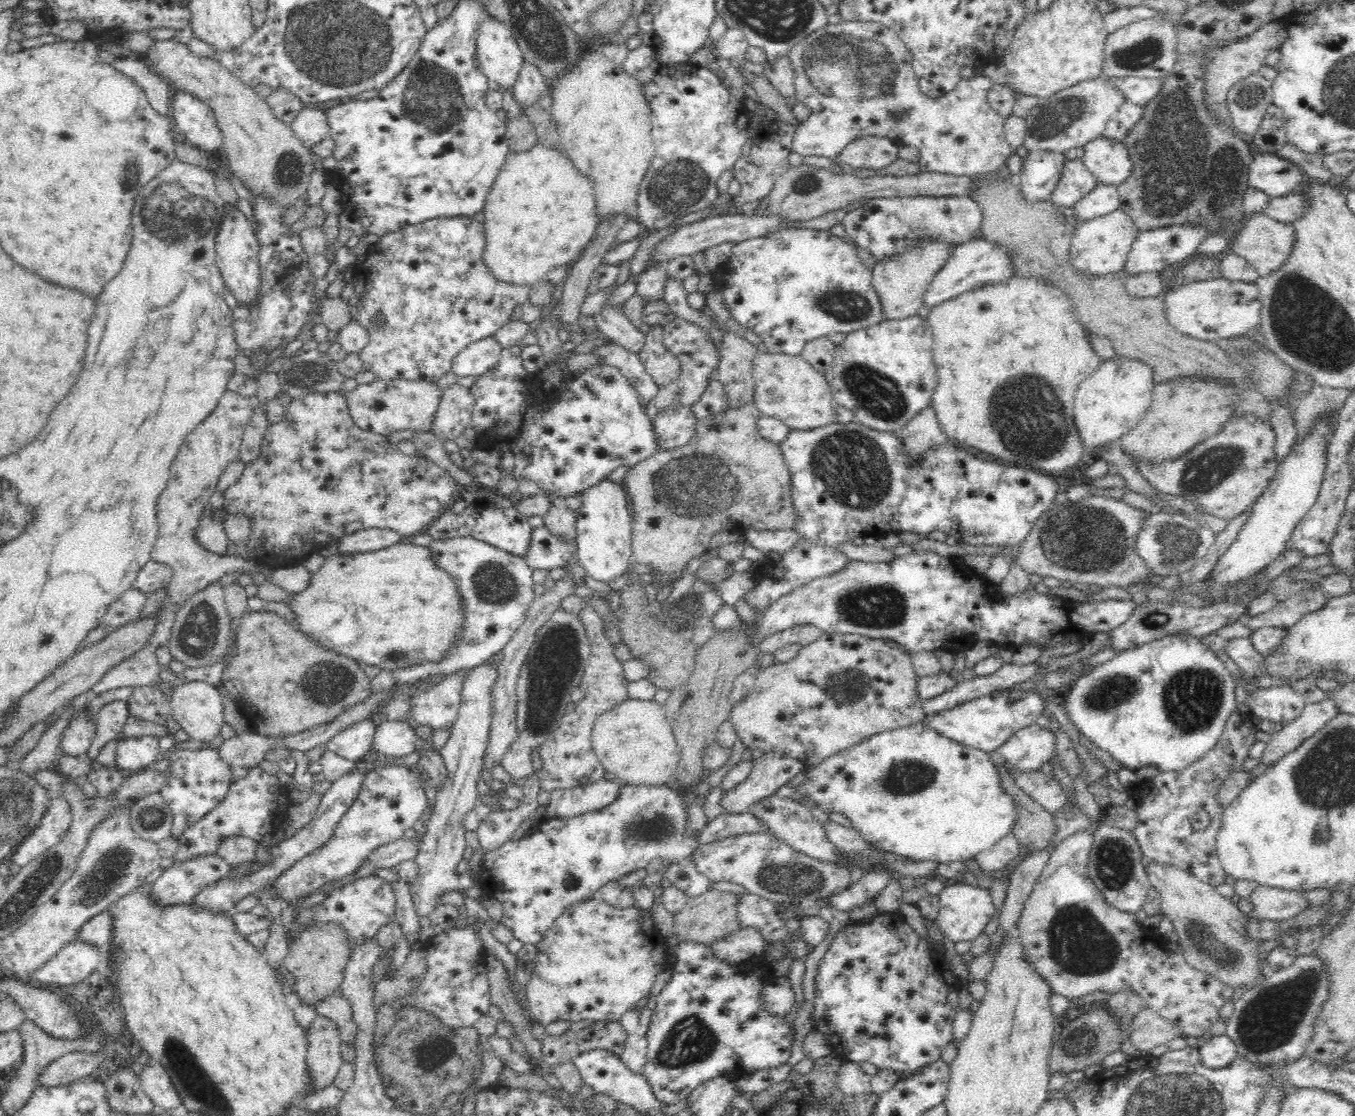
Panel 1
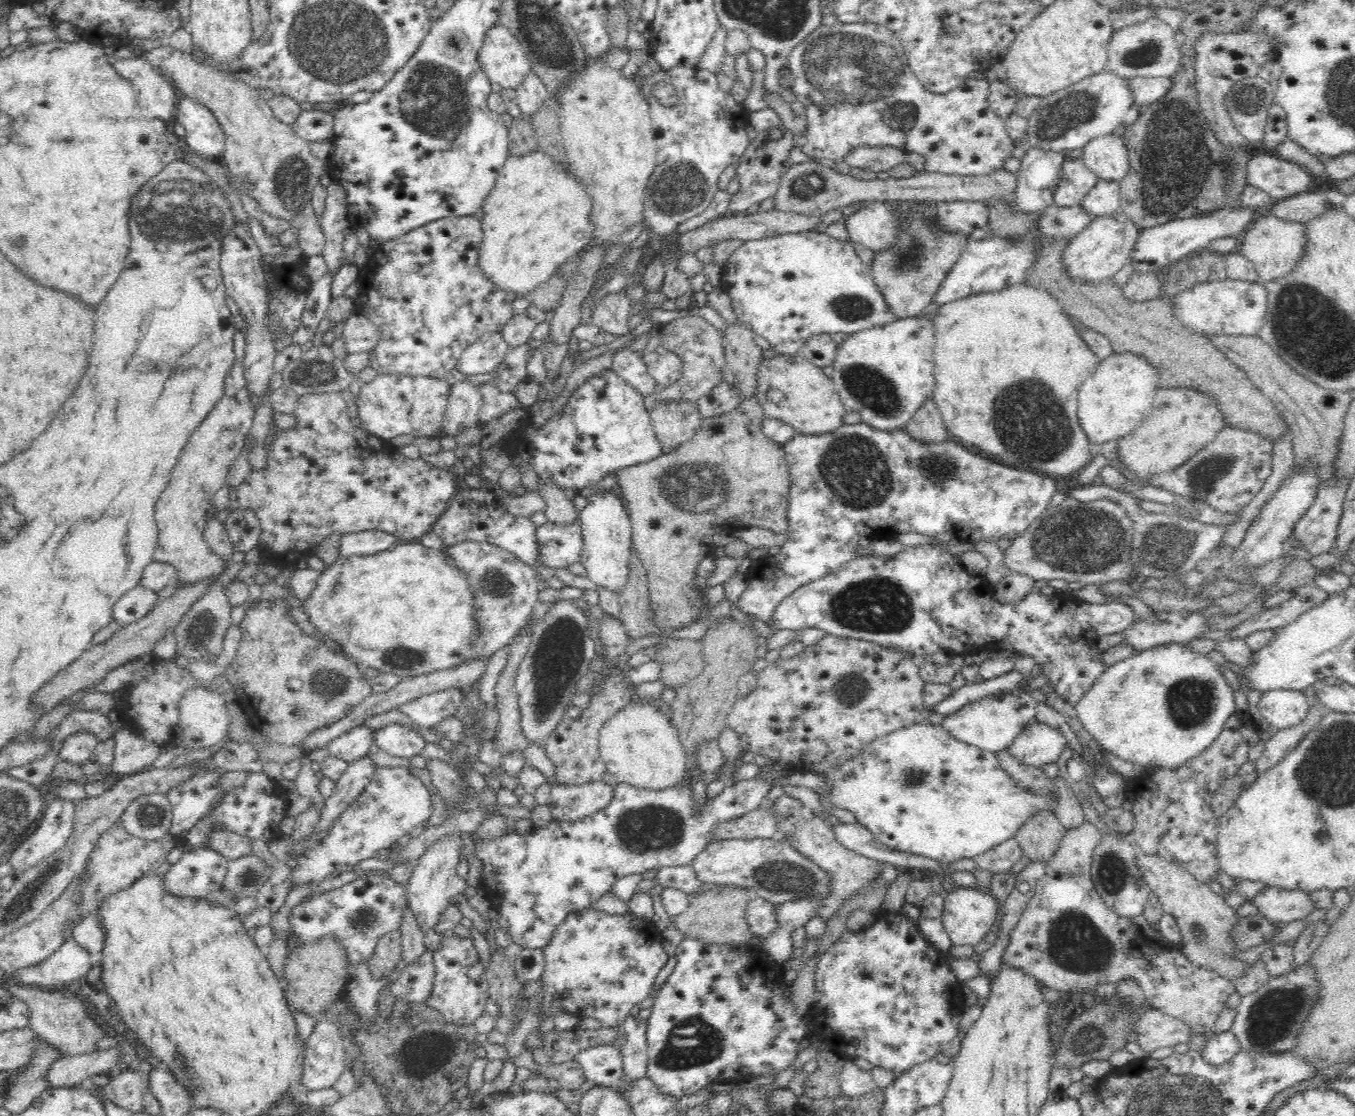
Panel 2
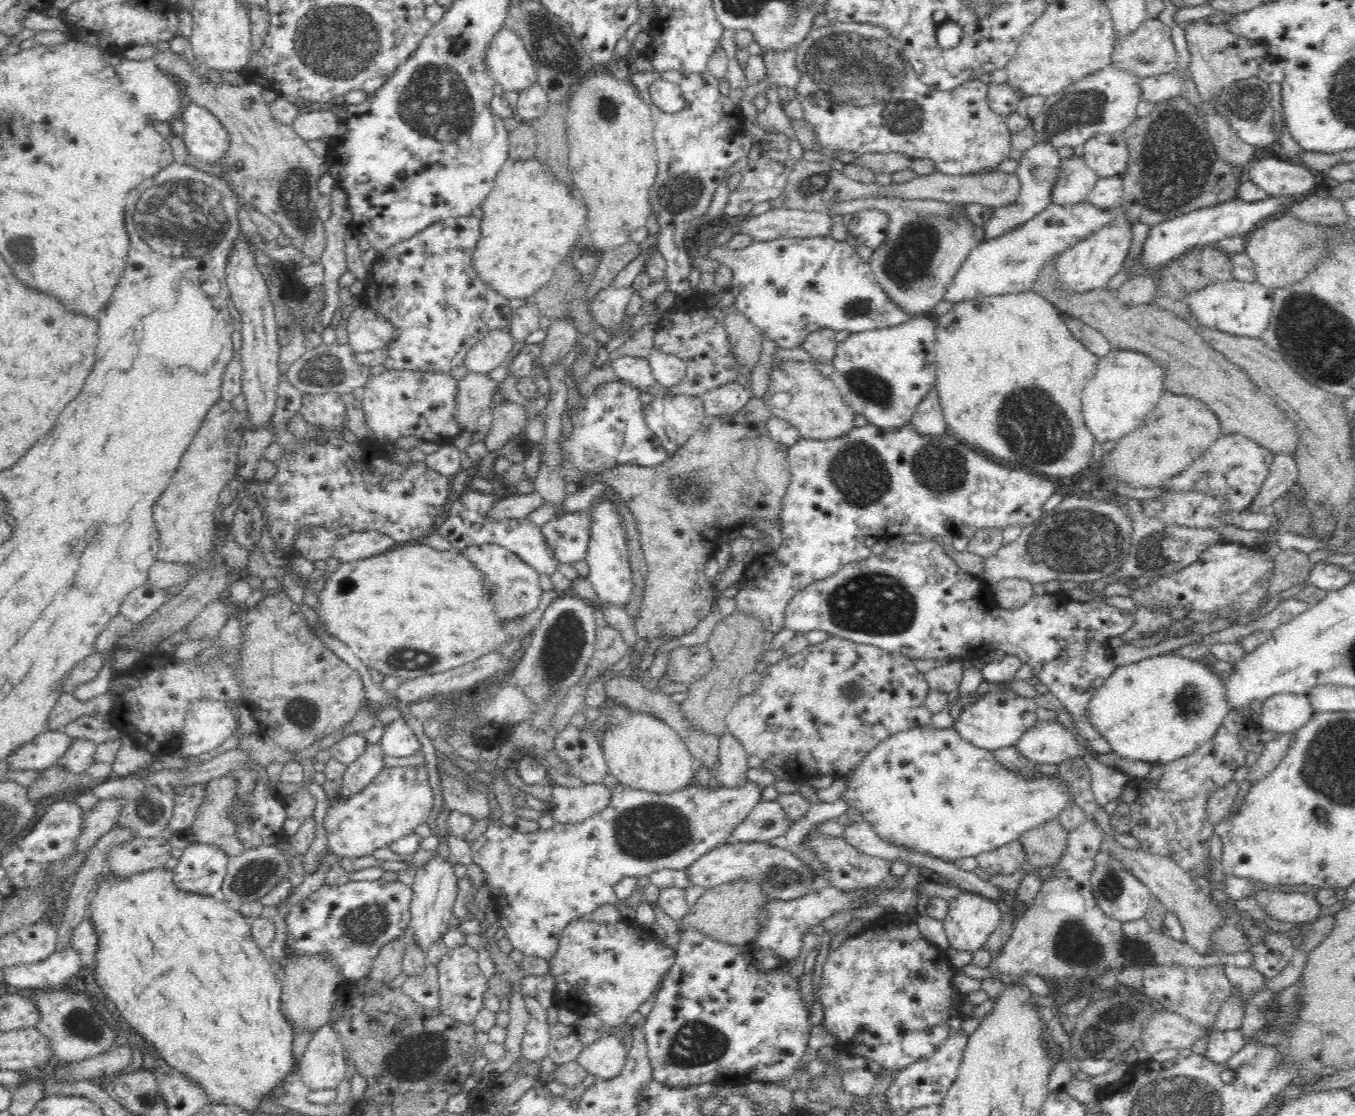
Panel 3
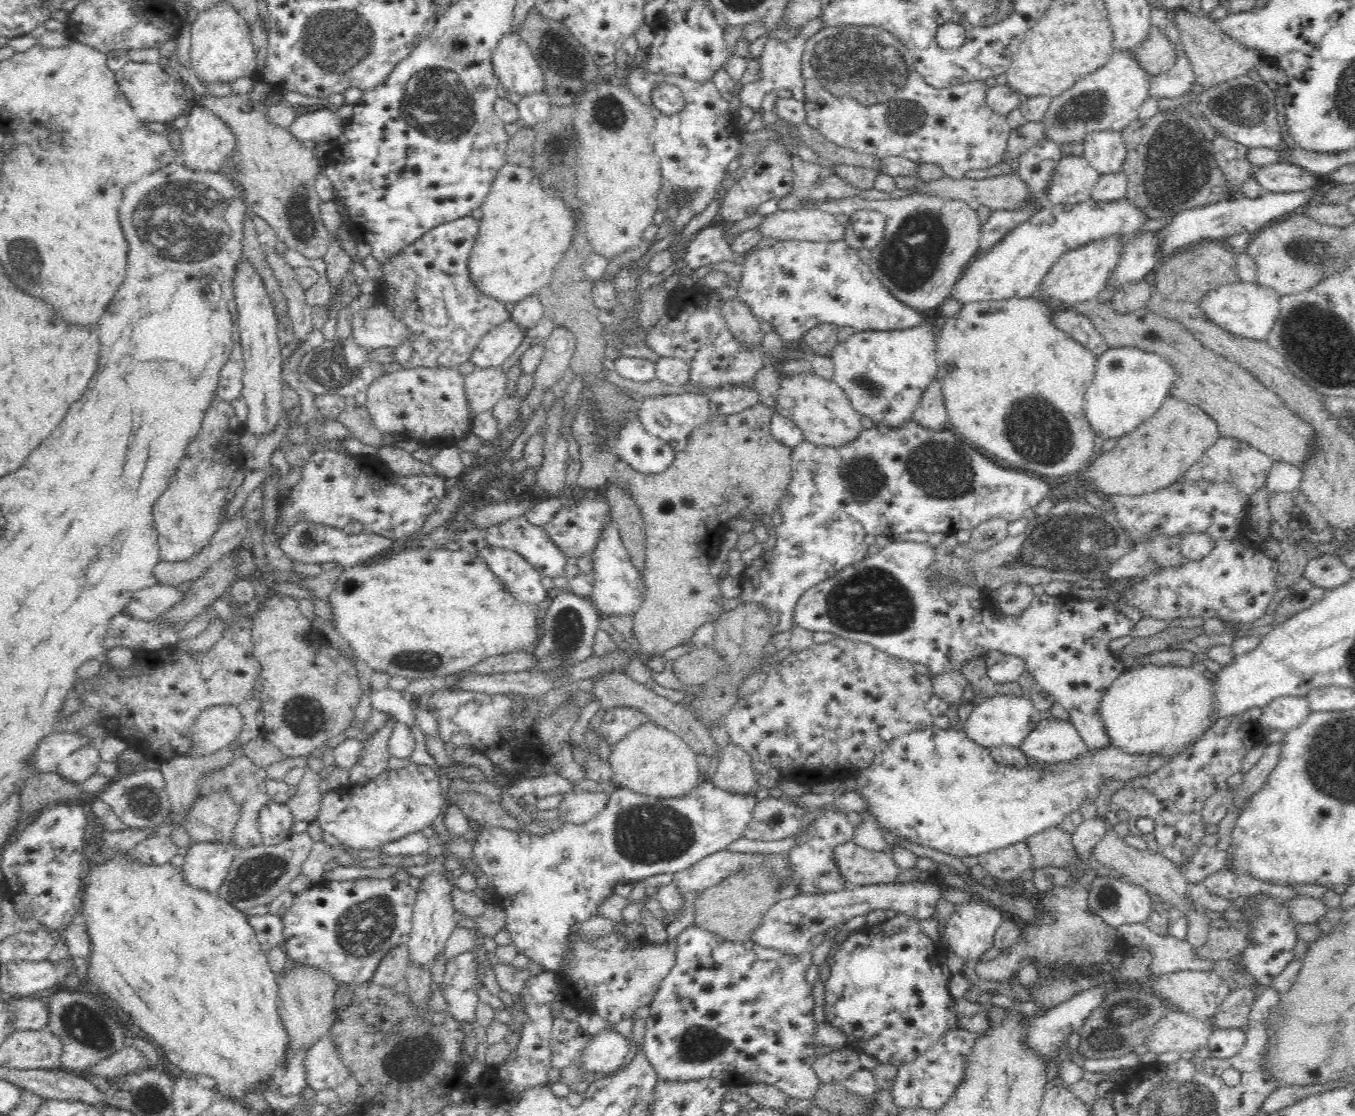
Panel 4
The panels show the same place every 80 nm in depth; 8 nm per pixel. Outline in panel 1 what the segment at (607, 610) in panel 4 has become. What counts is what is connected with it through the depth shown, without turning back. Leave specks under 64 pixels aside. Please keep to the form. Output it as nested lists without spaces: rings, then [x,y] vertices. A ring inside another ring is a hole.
[[[604,478],[596,486],[592,486],[582,493],[581,506],[575,512],[577,528],[577,562],[584,567],[587,576],[600,582],[612,582],[628,573],[628,565],[632,563],[630,502],[622,483],[614,483]]]

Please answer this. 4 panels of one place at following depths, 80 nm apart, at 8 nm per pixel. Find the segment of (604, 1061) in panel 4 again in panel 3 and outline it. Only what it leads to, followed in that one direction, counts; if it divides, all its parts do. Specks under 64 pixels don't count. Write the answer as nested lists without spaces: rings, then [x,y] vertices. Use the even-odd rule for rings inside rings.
[[[608,1034],[585,1046],[576,1061],[597,1080],[610,1080],[621,1073],[626,1054],[626,1046],[624,1047],[622,1039]]]

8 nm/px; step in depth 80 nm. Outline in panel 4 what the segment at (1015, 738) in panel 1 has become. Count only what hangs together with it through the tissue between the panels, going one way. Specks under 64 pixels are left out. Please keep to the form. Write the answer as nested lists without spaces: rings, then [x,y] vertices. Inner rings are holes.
[[[1054,716],[1041,719],[1019,747],[1027,757],[1046,763],[1068,762],[1089,751],[1071,722]]]

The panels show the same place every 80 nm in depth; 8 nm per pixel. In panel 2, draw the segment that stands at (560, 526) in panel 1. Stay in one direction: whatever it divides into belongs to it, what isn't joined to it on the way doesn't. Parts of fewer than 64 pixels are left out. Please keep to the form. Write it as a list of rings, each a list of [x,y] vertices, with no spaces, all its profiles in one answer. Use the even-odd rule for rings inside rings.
[[[540,479],[537,492],[545,500],[545,514],[548,522],[555,524],[572,524],[579,519],[579,511],[568,500],[562,488],[554,481]]]

